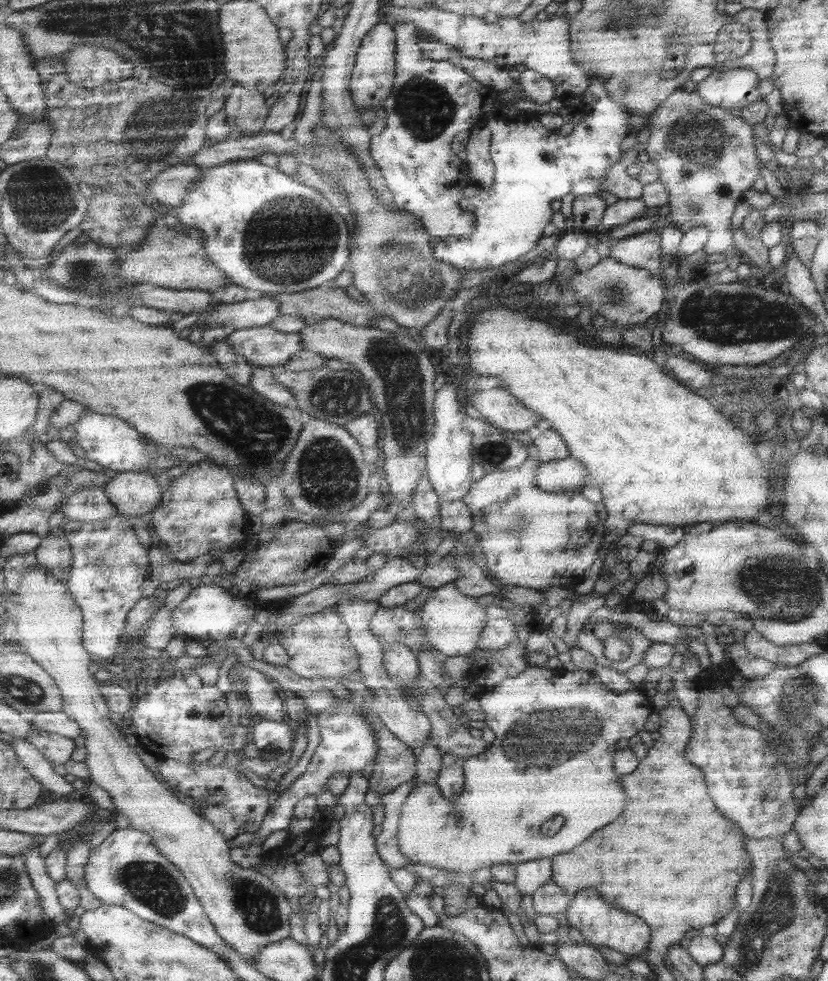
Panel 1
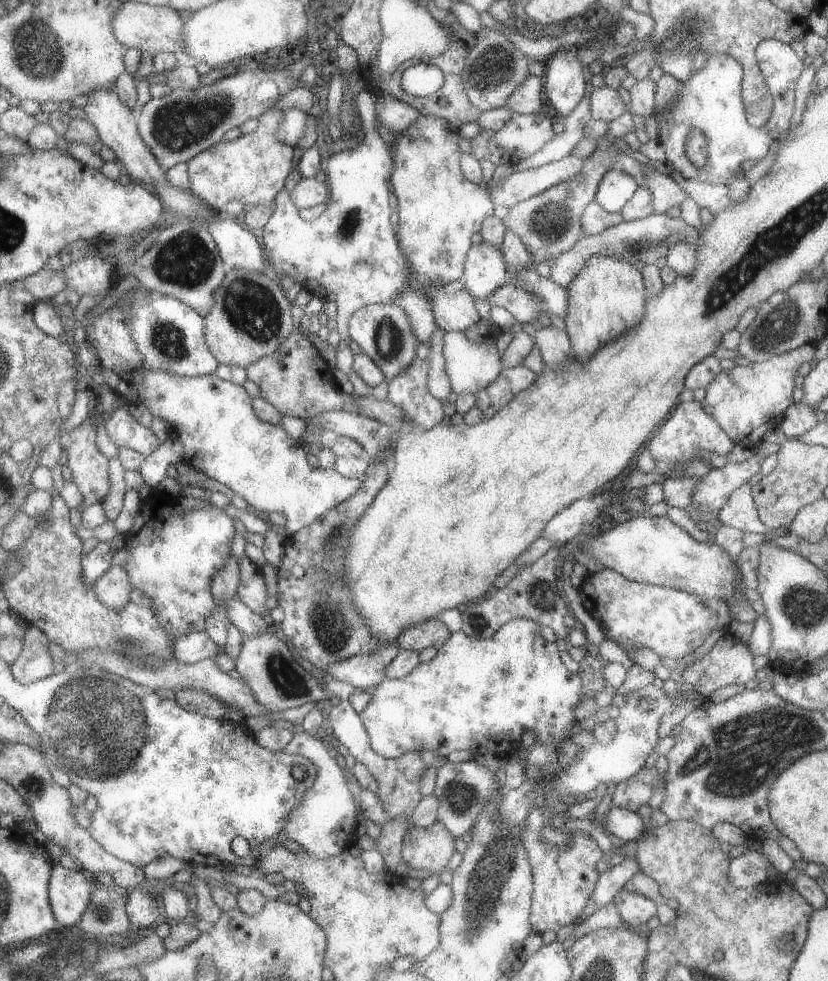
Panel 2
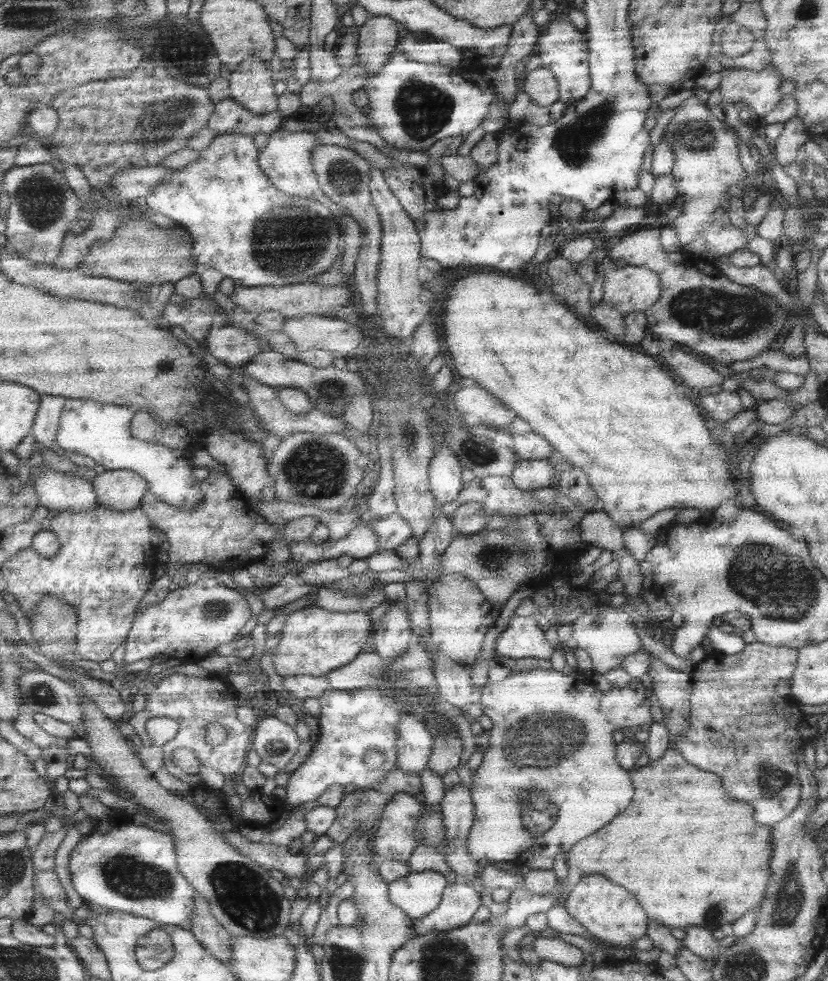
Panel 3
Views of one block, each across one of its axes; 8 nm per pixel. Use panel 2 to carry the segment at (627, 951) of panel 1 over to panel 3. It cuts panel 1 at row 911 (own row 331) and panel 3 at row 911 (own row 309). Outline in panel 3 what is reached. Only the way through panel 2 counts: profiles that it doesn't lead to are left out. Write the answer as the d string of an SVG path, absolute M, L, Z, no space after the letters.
M600 874L581 876L572 886L562 905L573 920L605 946L627 946L646 934L648 918L641 906L635 902L635 898L627 890L623 890L621 886L613 884Z

